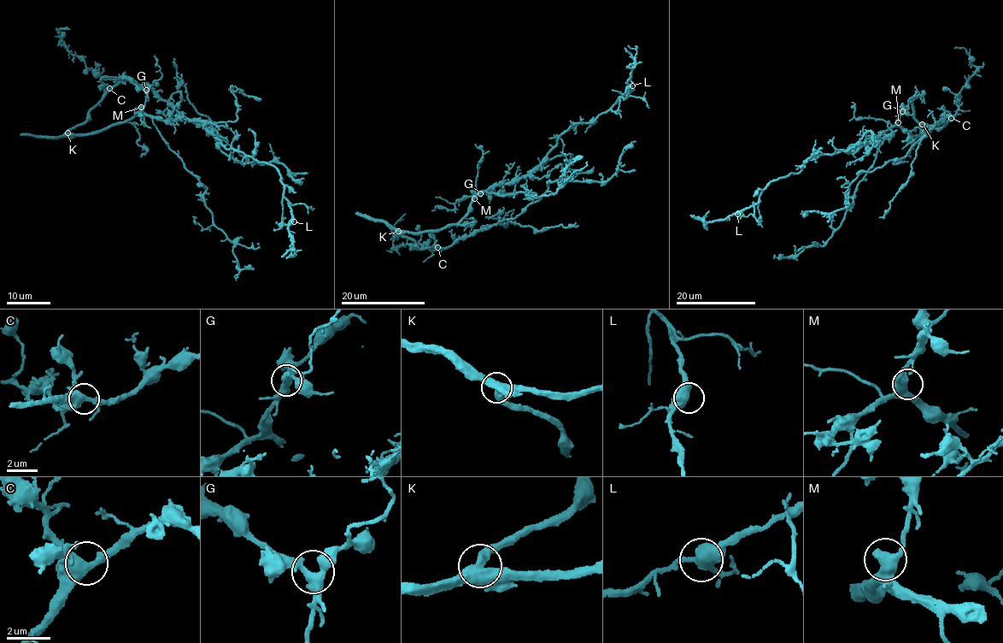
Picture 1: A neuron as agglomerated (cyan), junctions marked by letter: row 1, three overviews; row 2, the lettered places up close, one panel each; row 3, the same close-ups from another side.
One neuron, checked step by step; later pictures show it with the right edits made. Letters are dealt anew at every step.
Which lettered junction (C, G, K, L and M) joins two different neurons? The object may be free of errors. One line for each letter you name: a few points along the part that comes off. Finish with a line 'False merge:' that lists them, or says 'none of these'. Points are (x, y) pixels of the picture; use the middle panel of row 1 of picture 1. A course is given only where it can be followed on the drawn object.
False merge: none of these

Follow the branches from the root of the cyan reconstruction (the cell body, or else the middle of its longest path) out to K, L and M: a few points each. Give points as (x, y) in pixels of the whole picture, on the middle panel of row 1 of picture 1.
K: (430, 232), (398, 232)
L: (430, 232), (458, 223), (480, 193), (524, 178), (557, 138), (594, 120), (632, 85)
M: (430, 232), (458, 223), (474, 198)

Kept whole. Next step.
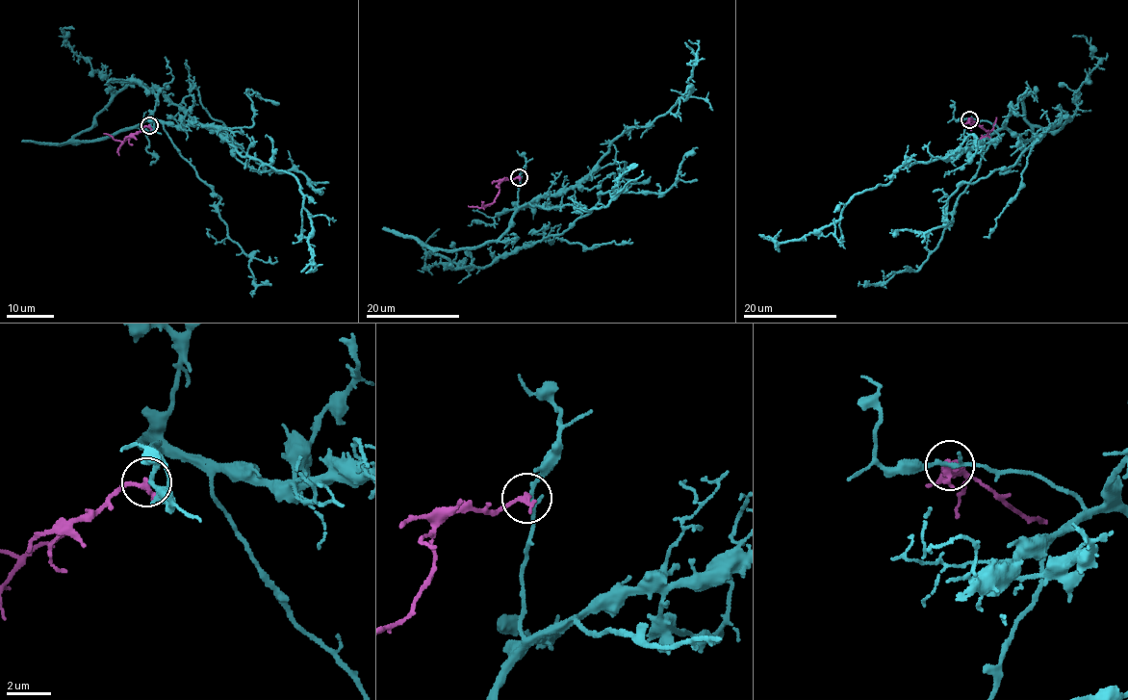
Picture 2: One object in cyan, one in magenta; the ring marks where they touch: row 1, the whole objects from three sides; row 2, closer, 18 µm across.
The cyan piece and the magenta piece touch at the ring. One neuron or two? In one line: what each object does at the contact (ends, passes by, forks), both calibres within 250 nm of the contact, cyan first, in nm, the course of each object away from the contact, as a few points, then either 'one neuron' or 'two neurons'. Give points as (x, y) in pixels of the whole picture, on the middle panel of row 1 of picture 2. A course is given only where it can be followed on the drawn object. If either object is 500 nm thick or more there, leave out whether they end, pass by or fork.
cyan forks | magenta ends | 140/300 nm | cyan via (519, 177), (497, 240), (430, 250), (490, 265), (562, 233), (599, 194), (664, 193), (698, 148) | magenta via (519, 177), (501, 180), (496, 199), (487, 206), (469, 205) | two neurons

